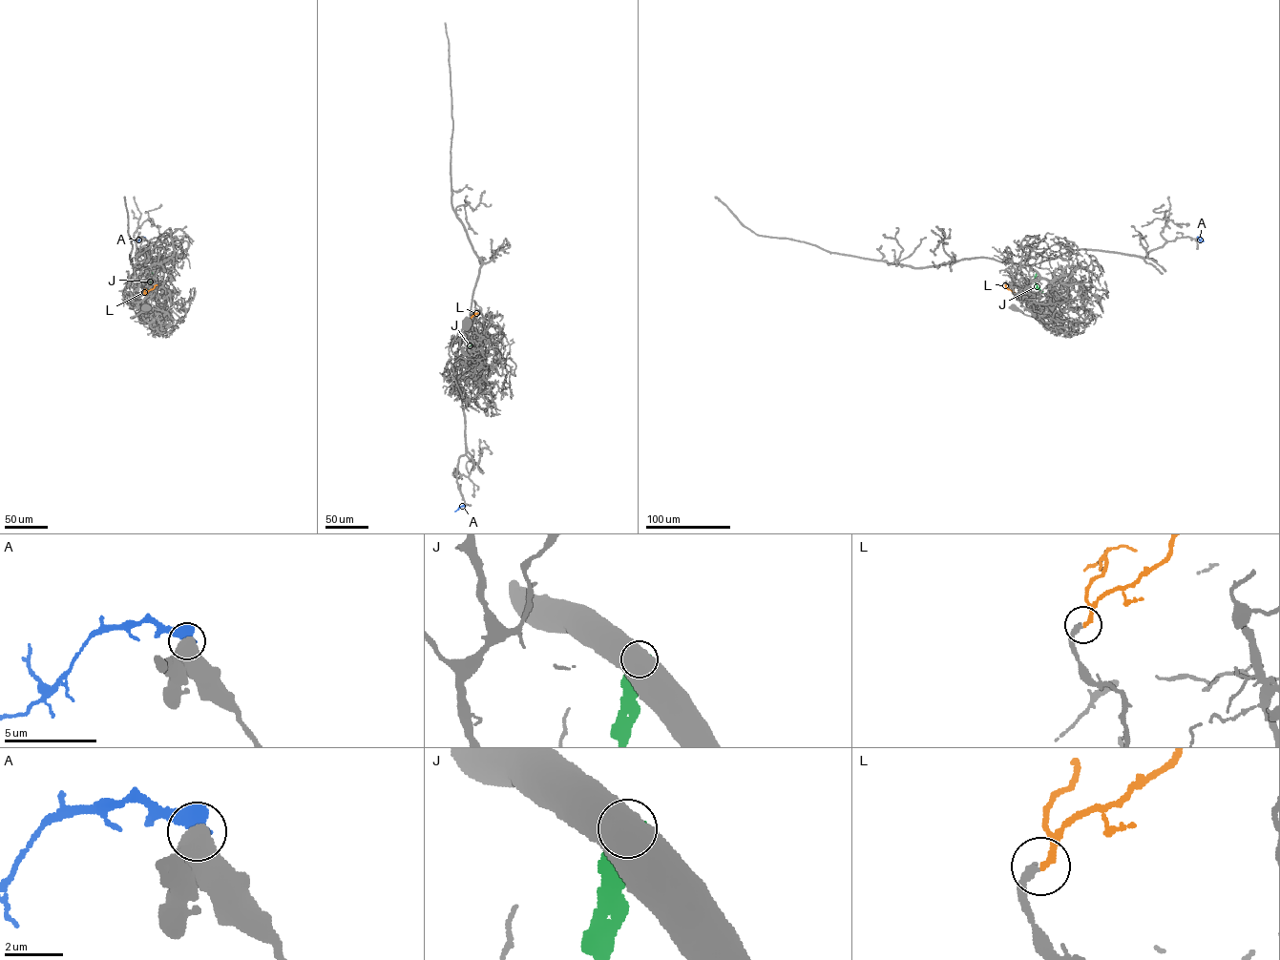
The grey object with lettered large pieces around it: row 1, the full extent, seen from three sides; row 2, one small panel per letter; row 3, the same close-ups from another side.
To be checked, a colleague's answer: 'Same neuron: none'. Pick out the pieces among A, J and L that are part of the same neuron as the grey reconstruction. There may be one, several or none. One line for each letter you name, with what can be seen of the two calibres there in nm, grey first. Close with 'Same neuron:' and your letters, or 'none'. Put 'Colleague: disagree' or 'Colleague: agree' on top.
Colleague: agree
Same neuron: none

